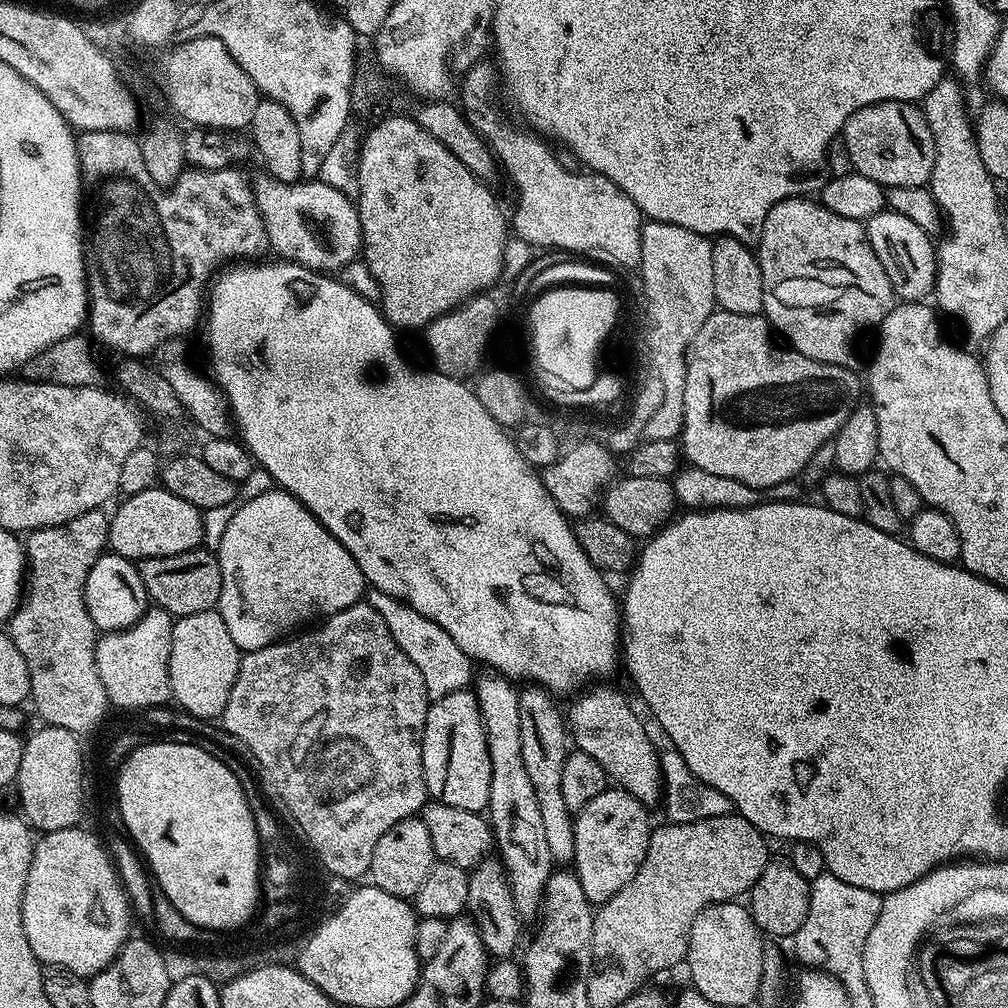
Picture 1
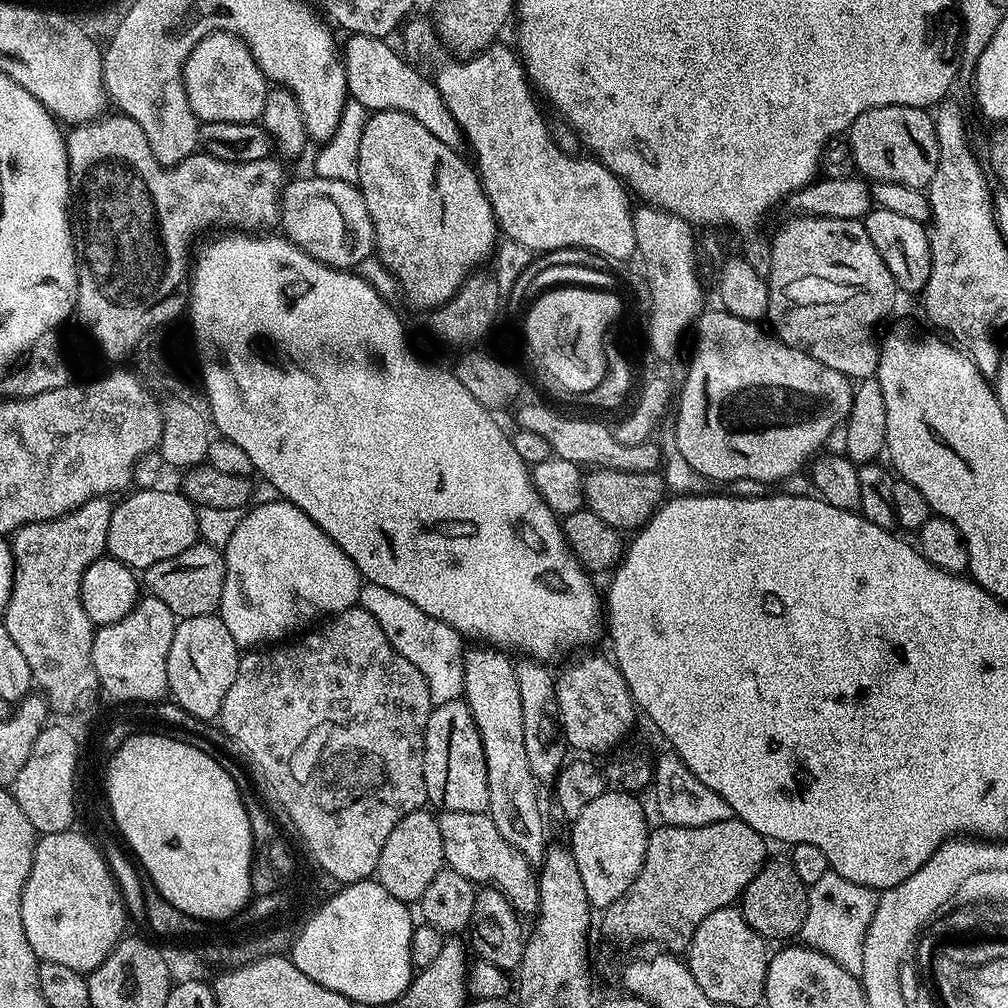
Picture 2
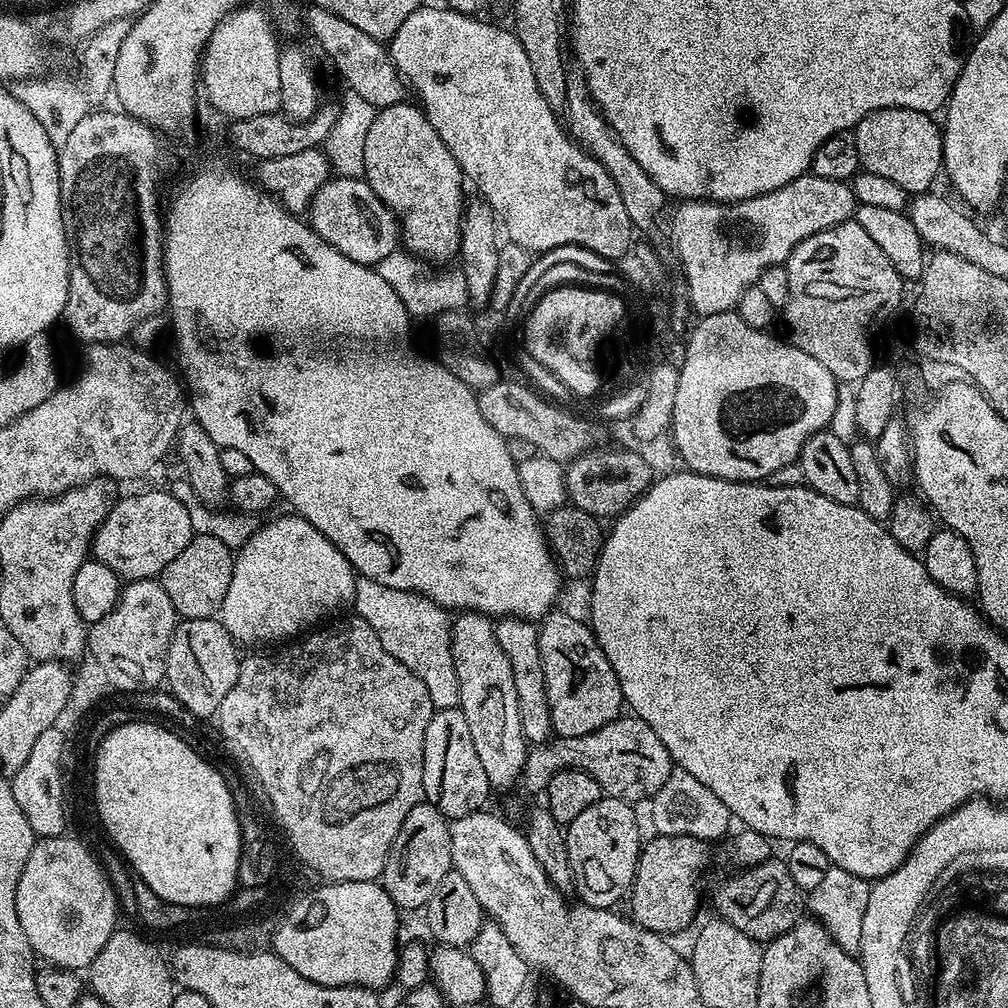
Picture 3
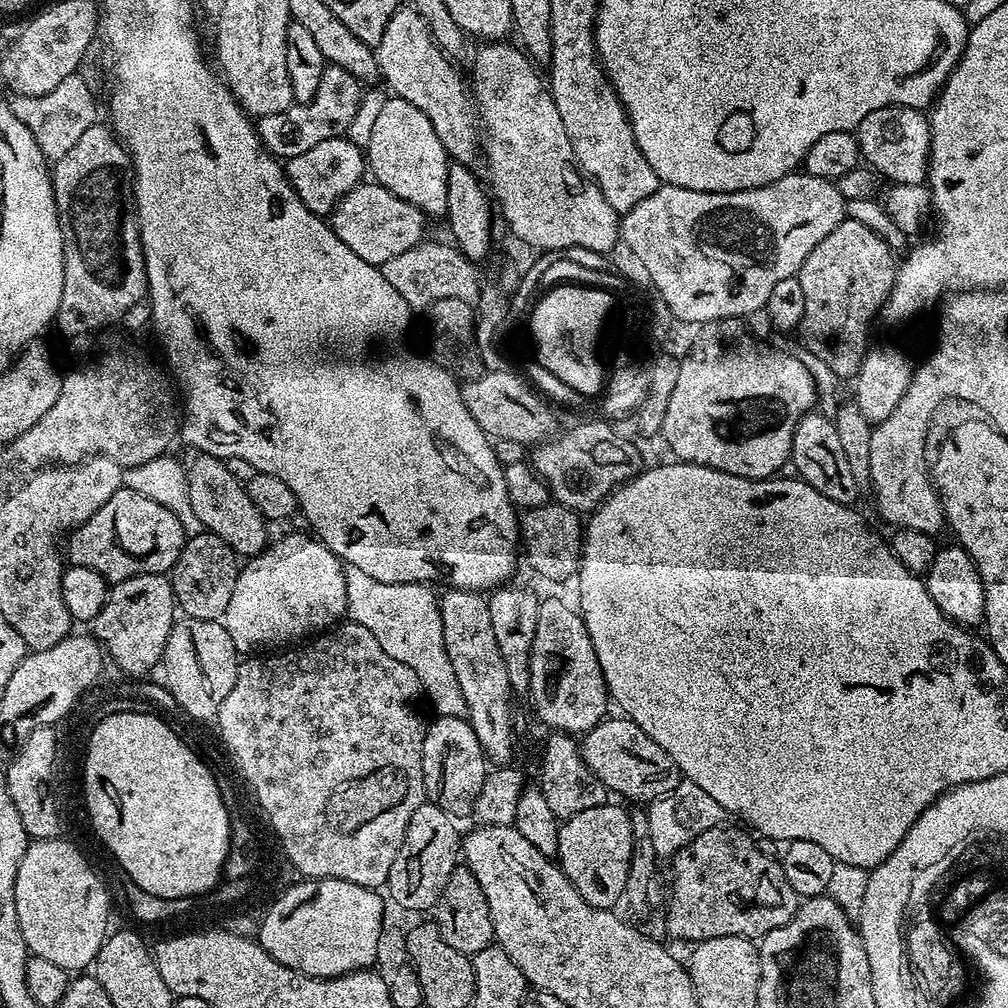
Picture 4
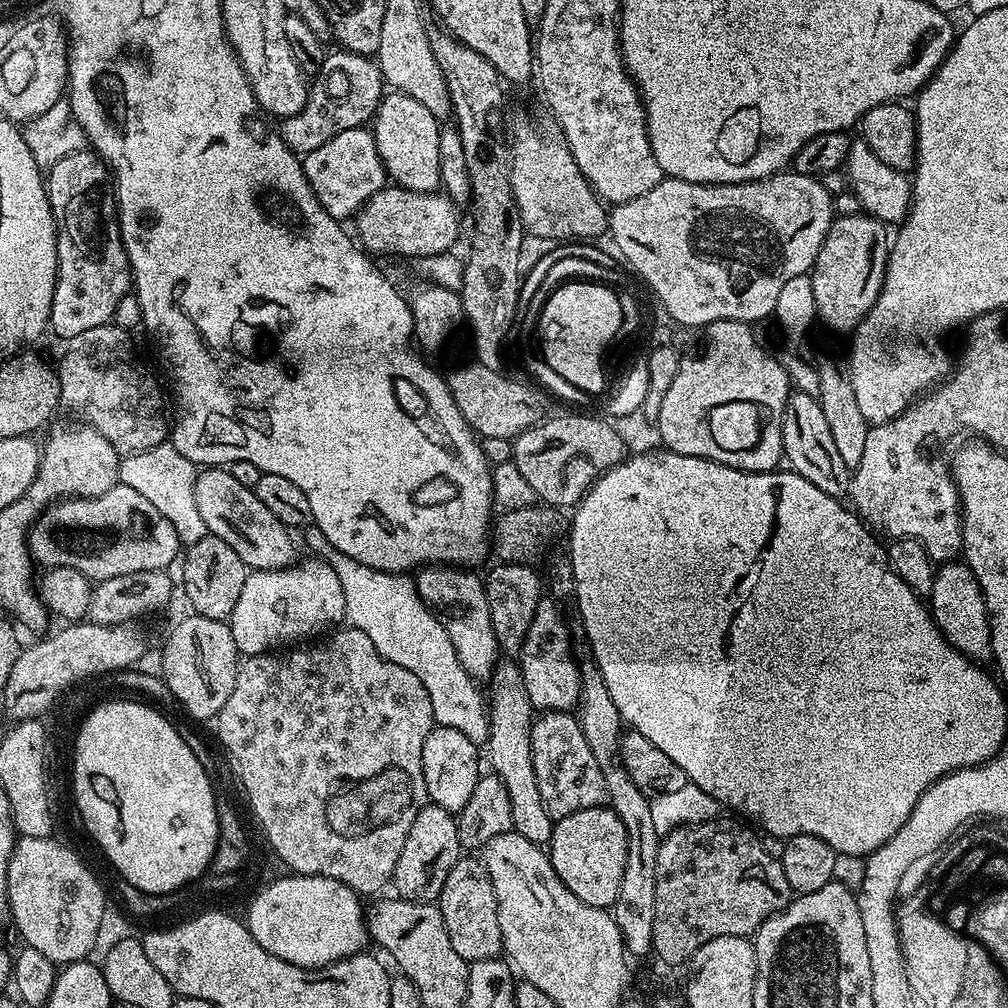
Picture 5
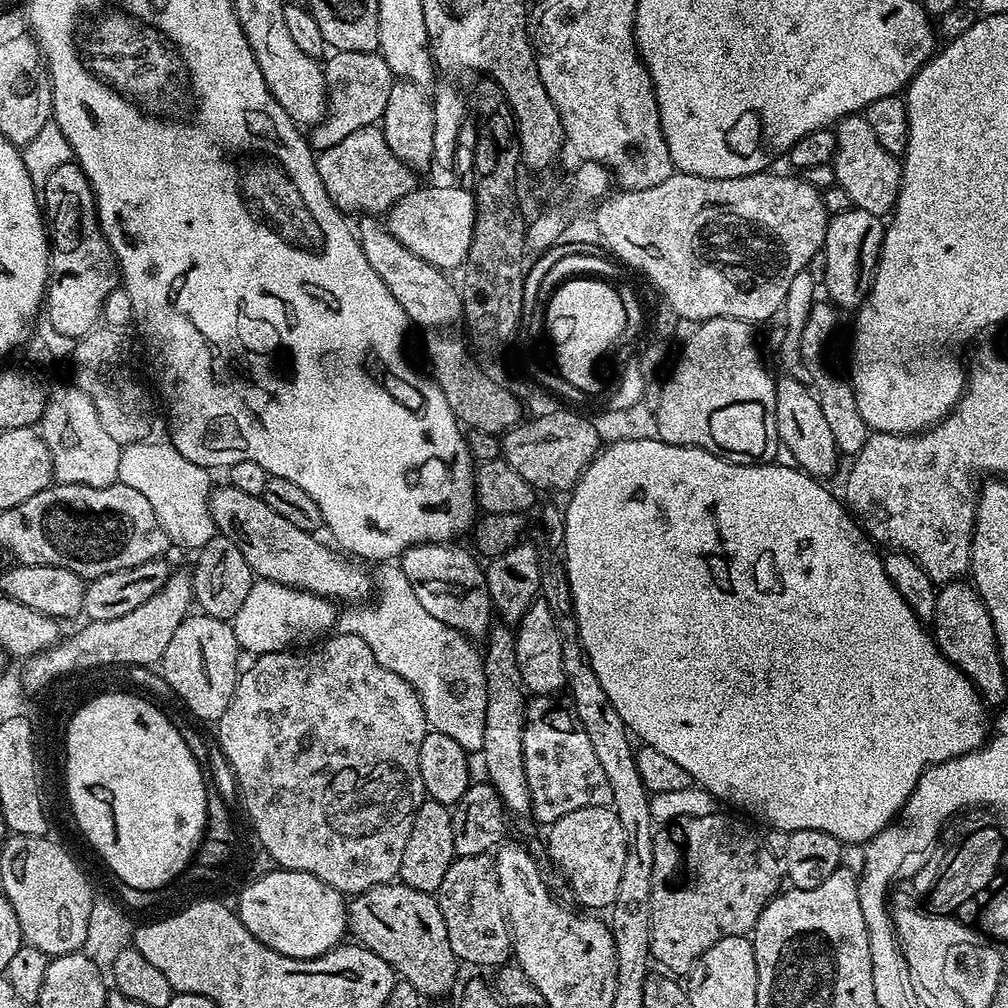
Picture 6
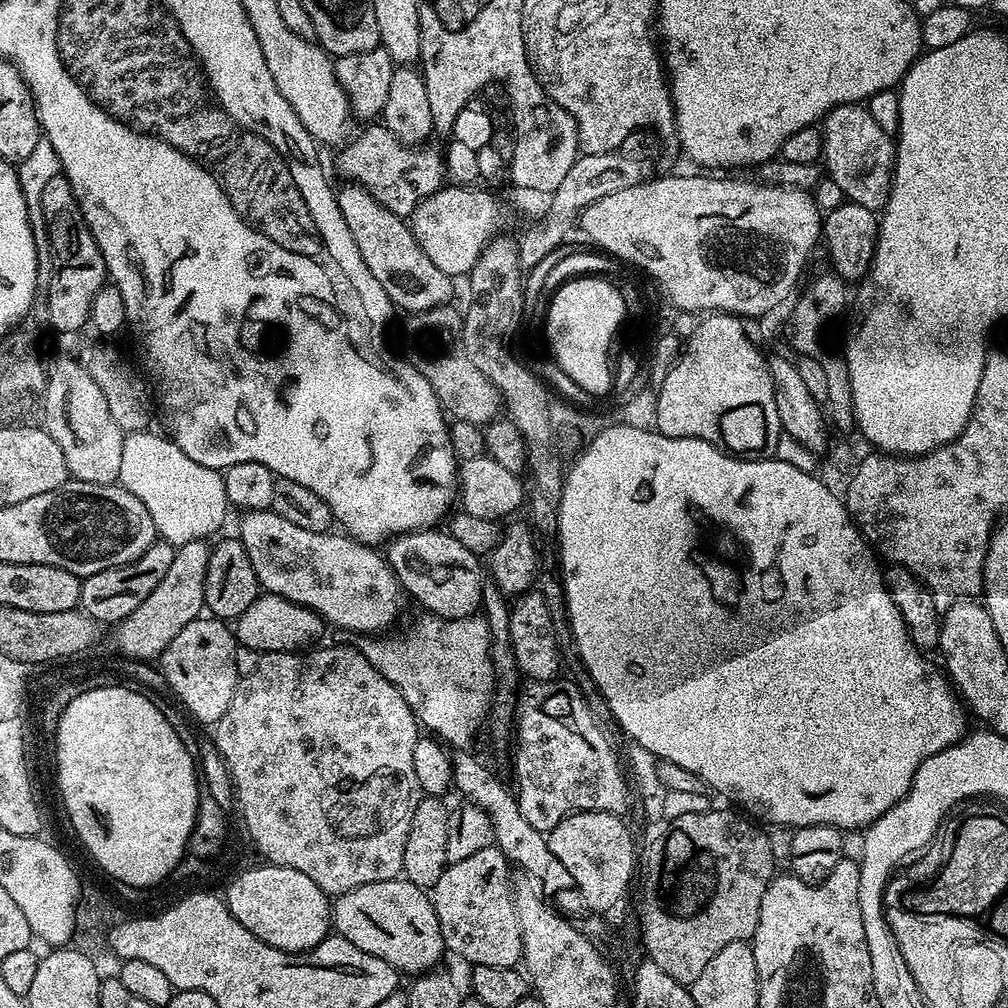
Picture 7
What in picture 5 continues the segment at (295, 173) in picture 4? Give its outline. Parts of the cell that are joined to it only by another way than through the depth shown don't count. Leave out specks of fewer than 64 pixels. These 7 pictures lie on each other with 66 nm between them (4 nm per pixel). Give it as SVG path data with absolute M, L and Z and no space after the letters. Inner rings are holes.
M364 126L335 134L334 138L305 155L302 163L318 202L330 218L341 222L351 221L362 205L381 192L390 180L378 154L375 135Z

